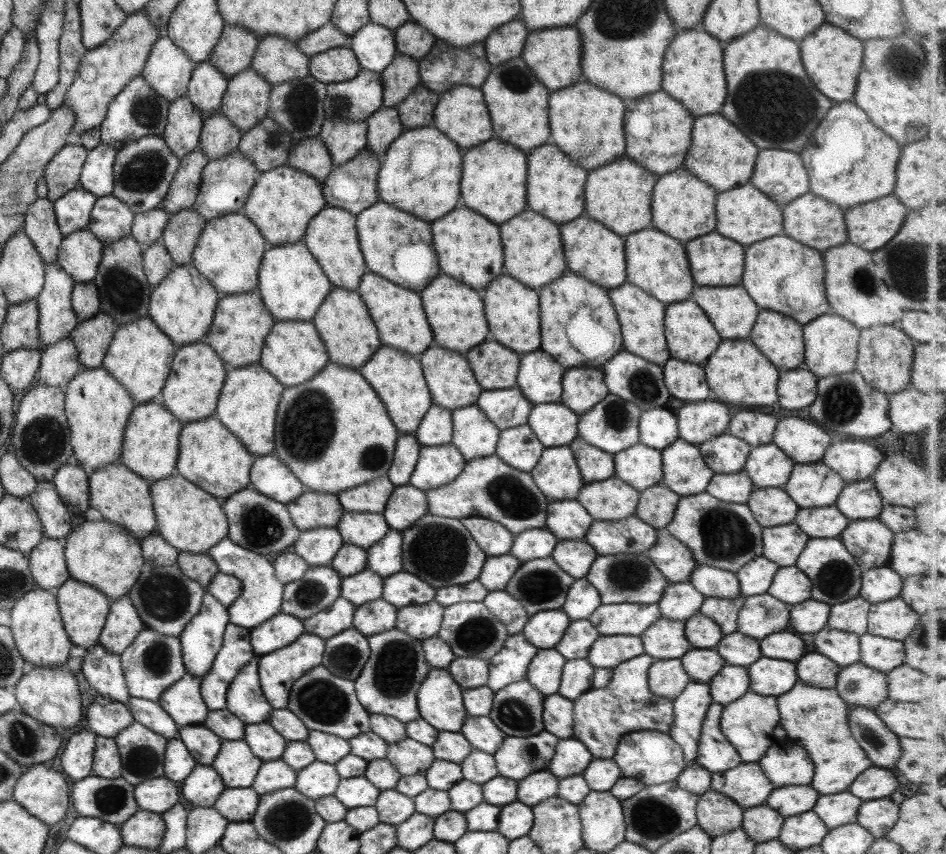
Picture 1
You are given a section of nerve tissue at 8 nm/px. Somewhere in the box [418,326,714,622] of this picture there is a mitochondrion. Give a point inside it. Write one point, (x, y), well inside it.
(513, 498)

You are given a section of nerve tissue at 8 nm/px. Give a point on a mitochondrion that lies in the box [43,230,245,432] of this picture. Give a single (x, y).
(120, 280)

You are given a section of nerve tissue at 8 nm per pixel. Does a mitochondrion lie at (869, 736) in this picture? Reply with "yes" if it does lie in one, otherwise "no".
yes

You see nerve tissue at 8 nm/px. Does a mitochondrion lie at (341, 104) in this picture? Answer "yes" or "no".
yes

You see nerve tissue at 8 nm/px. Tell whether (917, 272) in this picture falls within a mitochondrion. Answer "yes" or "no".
yes

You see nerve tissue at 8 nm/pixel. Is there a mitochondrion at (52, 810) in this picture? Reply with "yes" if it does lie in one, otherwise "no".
no

